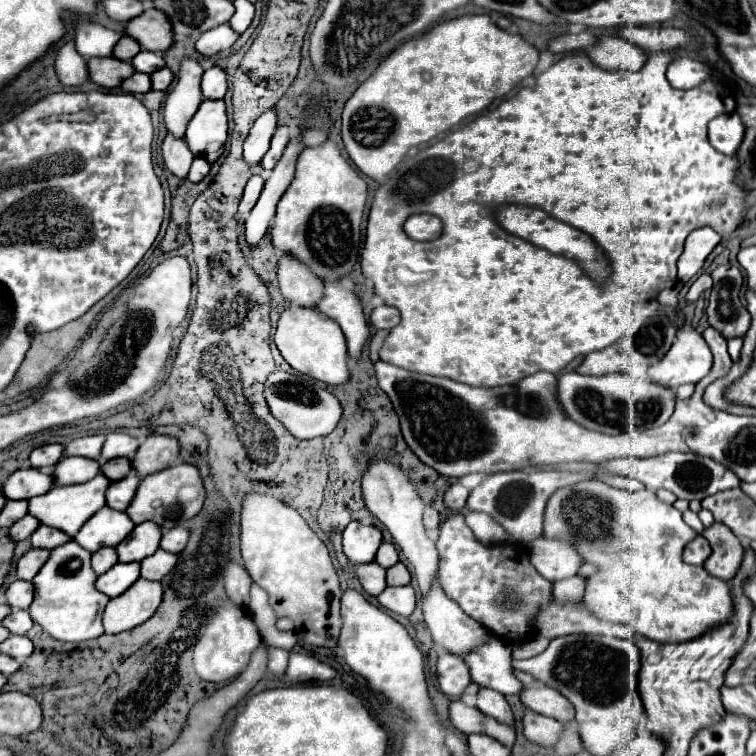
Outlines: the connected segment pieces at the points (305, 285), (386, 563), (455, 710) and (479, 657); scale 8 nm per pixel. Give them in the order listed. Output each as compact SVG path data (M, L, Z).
M282 256L278 264L278 284L282 296L300 308L318 308L320 298L324 298L324 284L316 278L306 264L292 256Z
M382 542L378 554L376 554L376 562L382 566L382 568L390 568L398 562L398 552L394 548L394 544L388 544L388 542Z
M452 700L450 702L450 720L452 724L464 732L464 734L486 734L494 740L500 740L504 746L512 746L514 744L514 728L504 726L500 722L496 722L494 718L484 716L478 708L466 706L462 700Z
M492 636L492 640L478 650L464 656L470 668L470 676L476 684L498 690L500 694L520 694L522 684L512 674L512 644L504 638Z

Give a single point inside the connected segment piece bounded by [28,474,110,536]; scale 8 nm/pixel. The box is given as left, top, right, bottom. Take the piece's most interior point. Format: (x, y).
(67, 507)

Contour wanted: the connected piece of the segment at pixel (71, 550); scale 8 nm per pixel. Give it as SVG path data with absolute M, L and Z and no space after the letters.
M70 540L52 550L48 562L40 568L34 582L34 602L30 604L30 616L52 638L60 642L84 642L104 634L102 612L108 604L108 596L96 590L96 572L90 566L90 552Z

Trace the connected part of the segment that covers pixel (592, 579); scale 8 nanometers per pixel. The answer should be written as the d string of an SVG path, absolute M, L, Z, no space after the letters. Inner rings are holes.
M584 480L560 488L546 504L546 526L542 536L568 542L584 562L598 568L596 574L586 578L584 606L600 620L628 624L644 638L656 642L684 642L698 638L708 628L732 618L732 596L728 584L710 576L702 566L682 562L682 548L696 536L696 532L684 524L680 510L664 504L650 490L626 492L600 480Z

